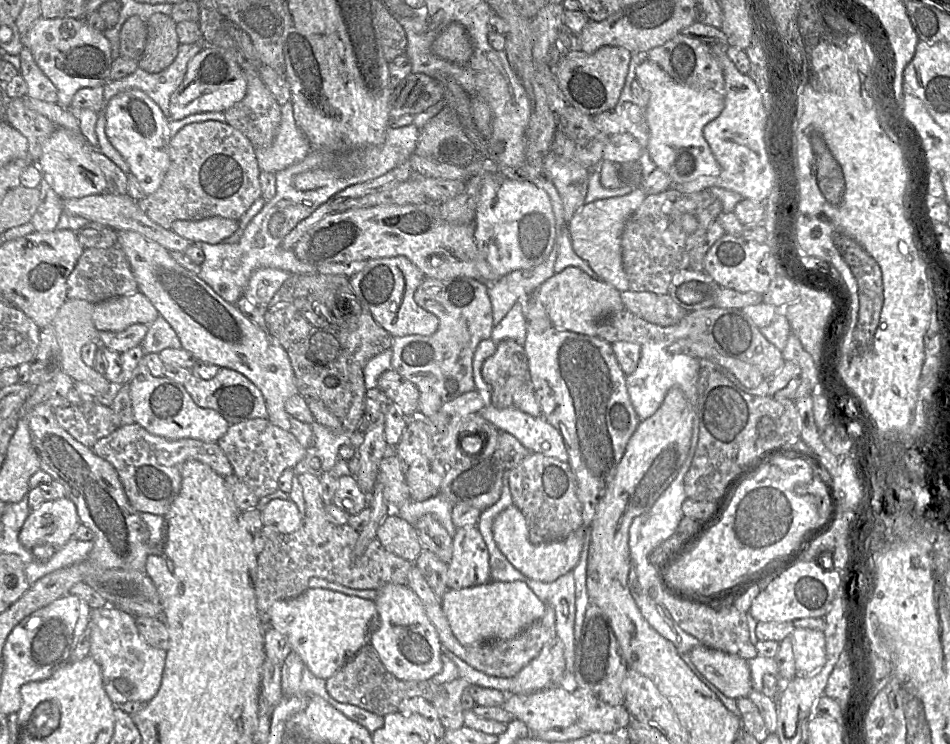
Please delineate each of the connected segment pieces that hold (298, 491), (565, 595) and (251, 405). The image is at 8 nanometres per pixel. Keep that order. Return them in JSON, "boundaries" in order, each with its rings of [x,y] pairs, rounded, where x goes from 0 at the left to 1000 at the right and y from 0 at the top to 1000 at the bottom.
{"boundaries":[[[[332,566],[326,570],[326,575],[331,586],[331,598],[322,603],[320,616],[308,628],[309,640],[304,661],[304,668],[313,679],[319,699],[322,694],[322,684],[315,638],[325,636],[337,642],[341,634],[351,630],[355,618],[360,618],[357,613],[357,602],[360,598],[371,599],[374,603],[374,612],[376,612],[376,603],[383,590],[383,583],[377,578],[365,579],[361,577],[359,581],[352,581]]],[[[598,769],[582,782],[569,782],[552,776],[551,782],[574,812],[584,821],[585,855],[594,870],[597,901],[604,905],[605,890],[605,785],[602,769]]],[[[233,493],[221,511],[214,511],[201,501],[193,517],[209,547],[228,552],[242,571],[268,562],[282,562],[275,526],[257,504],[244,496]]]]}

